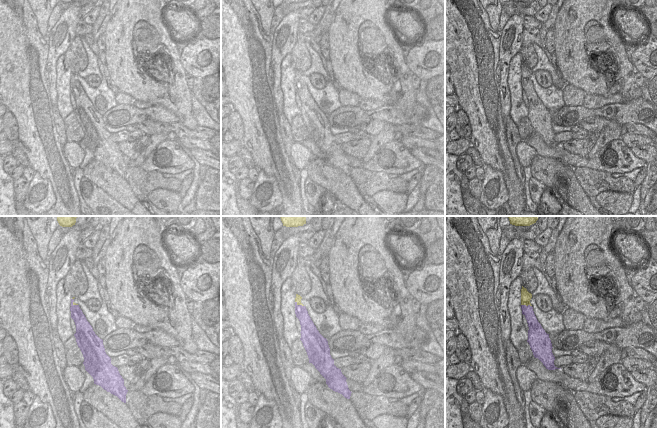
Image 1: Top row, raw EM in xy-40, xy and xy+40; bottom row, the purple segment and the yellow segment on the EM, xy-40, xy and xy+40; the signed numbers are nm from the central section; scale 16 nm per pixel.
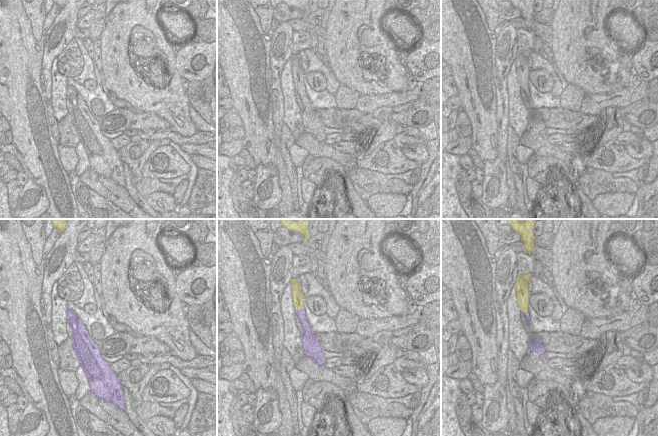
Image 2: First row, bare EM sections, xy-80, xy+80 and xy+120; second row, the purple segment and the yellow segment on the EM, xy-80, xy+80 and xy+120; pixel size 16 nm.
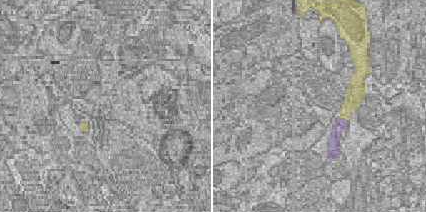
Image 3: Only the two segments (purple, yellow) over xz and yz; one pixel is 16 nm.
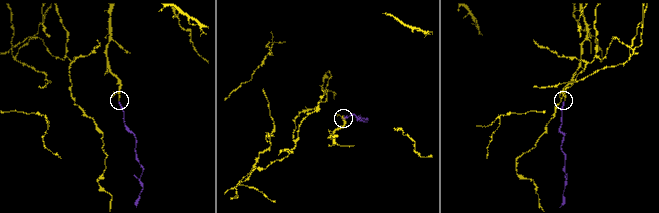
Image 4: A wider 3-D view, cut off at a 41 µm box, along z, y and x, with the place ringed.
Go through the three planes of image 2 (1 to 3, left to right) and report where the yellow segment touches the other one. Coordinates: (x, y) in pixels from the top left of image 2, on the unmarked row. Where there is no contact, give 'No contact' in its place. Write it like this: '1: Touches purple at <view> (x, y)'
1: No contact
2: Touches purple at xy+80 (300, 85)
3: Touches purple at xy+120 (525, 89).

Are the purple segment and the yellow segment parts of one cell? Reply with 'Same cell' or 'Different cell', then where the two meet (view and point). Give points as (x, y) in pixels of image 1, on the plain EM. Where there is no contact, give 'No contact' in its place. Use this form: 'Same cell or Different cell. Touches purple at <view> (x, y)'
Same cell. Touches purple at xy+40 (525, 81).

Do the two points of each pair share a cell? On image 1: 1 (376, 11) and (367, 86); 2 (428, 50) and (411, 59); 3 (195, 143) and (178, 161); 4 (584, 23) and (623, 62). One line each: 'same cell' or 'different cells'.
1: same cell
2: same cell
3: different cells
4: same cell

